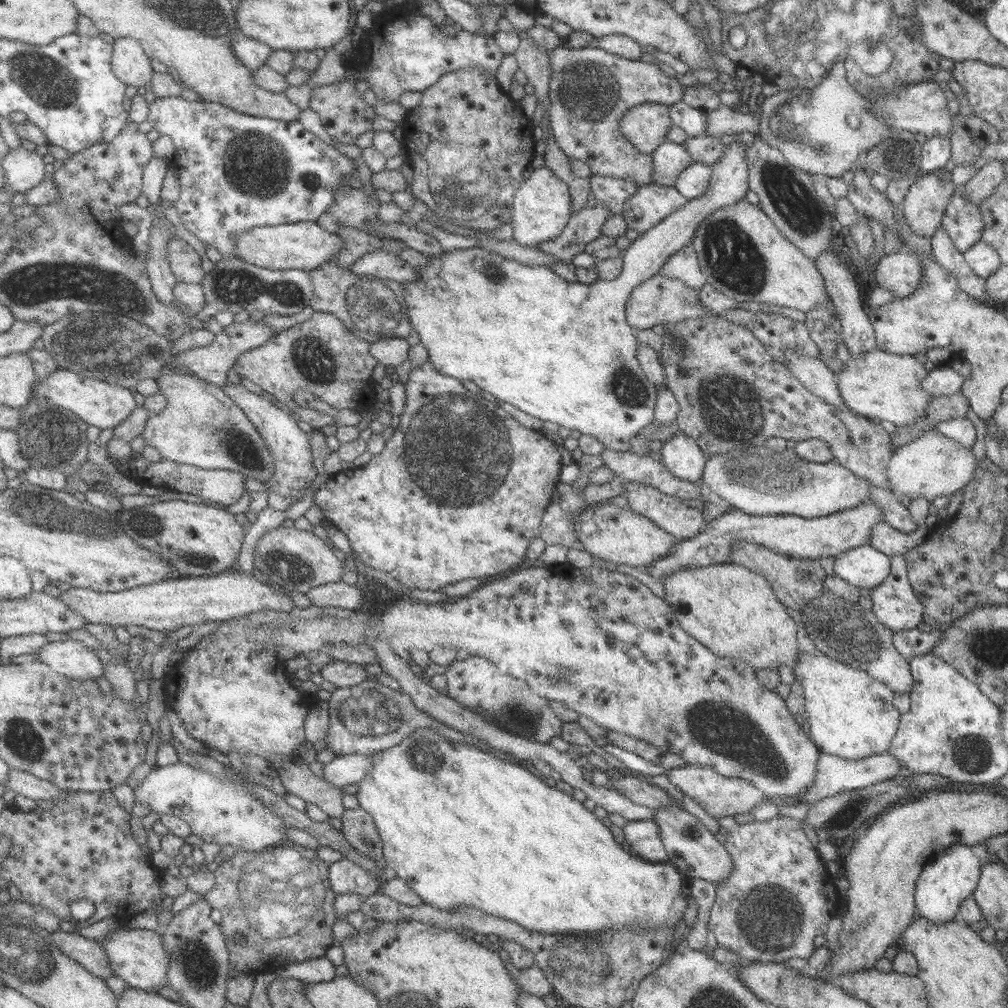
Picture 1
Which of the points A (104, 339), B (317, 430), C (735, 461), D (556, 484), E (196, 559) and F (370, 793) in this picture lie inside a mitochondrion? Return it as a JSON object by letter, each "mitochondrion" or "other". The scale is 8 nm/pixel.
{"A":"mitochondrion","B":"other","C":"mitochondrion","D":"other","E":"mitochondrion","F":"other"}

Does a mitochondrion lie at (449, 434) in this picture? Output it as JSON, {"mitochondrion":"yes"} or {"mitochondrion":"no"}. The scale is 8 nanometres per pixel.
{"mitochondrion":"yes"}

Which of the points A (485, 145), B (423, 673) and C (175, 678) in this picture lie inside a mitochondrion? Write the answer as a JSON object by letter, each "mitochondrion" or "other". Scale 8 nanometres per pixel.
{"A":"other","B":"other","C":"other"}

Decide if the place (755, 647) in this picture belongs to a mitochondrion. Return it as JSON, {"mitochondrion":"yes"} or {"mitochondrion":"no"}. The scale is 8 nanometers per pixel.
{"mitochondrion":"no"}

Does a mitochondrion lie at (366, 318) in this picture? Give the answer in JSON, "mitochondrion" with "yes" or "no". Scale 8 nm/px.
{"mitochondrion":"no"}

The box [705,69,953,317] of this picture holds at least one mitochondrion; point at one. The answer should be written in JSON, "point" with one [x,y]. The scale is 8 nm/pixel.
{"point":[788,203]}

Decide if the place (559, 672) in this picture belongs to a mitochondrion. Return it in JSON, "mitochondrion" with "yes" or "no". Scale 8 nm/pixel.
{"mitochondrion":"yes"}

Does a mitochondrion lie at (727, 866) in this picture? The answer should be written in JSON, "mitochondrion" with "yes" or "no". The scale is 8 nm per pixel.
{"mitochondrion":"no"}

